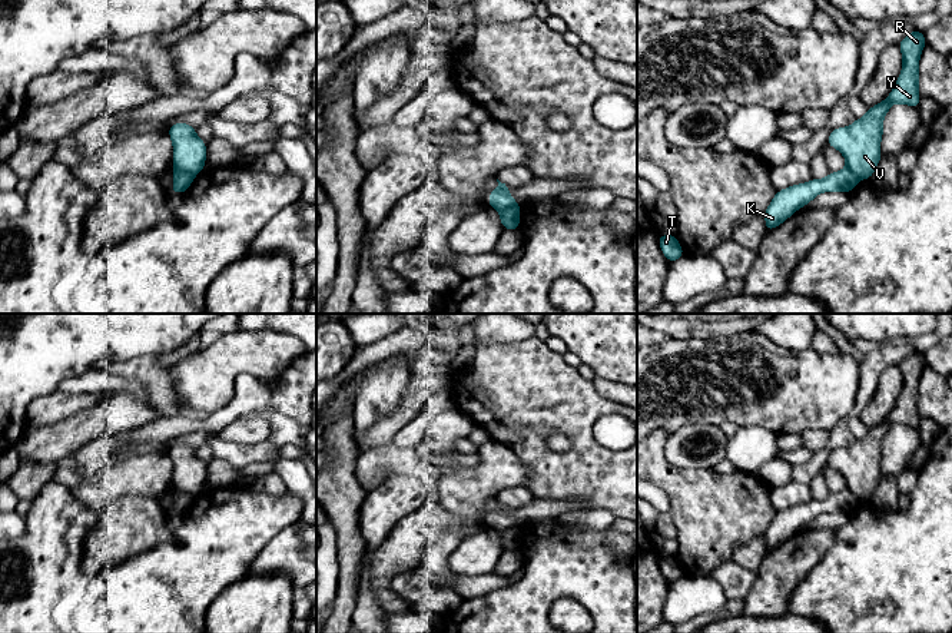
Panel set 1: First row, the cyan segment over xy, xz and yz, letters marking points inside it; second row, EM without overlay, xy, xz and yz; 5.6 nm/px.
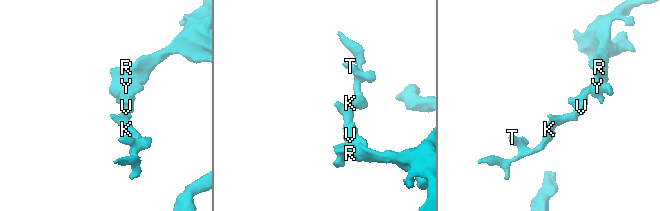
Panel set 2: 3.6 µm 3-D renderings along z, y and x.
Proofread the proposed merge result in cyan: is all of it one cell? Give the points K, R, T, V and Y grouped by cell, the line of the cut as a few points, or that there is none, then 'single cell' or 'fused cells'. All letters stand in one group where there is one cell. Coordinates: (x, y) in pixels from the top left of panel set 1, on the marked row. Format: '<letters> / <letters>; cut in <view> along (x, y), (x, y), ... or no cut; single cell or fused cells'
K T / R V Y; cut in xy along (173, 168), (193, 175); fused cells

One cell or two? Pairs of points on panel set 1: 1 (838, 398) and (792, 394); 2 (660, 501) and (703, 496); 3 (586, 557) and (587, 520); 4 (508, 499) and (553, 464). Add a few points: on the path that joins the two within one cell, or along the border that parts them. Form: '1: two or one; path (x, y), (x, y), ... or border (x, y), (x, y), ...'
1: one; path (826, 394), (803, 394)
2: two; border (652, 481), (666, 494), (670, 511)
3: two; border (559, 517), (597, 530), (610, 527)
4: two; border (527, 486), (536, 497)

